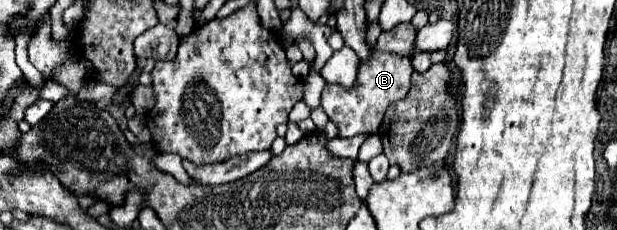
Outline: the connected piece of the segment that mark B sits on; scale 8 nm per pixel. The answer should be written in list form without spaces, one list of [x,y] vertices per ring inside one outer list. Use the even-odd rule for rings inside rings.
[[[373,50],[373,58],[361,64],[353,90],[341,90],[341,86],[325,84],[321,94],[321,108],[327,112],[329,120],[339,126],[339,136],[349,138],[355,134],[375,134],[383,120],[387,104],[403,98],[409,92],[411,74],[411,58],[397,54],[377,54],[377,50]]]

